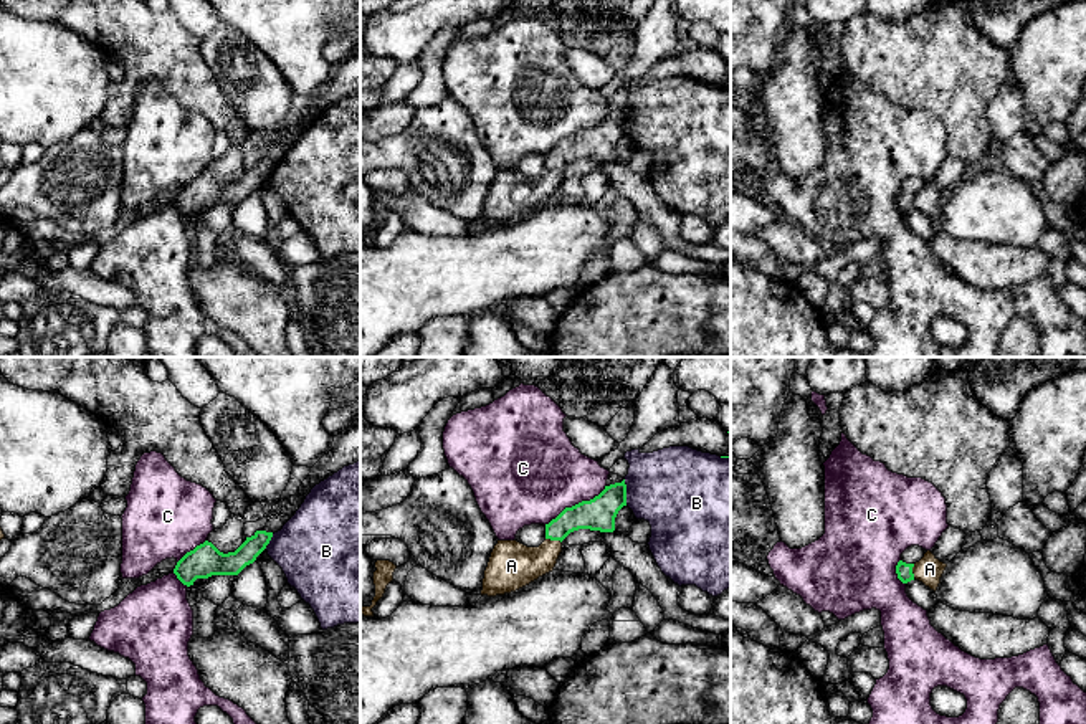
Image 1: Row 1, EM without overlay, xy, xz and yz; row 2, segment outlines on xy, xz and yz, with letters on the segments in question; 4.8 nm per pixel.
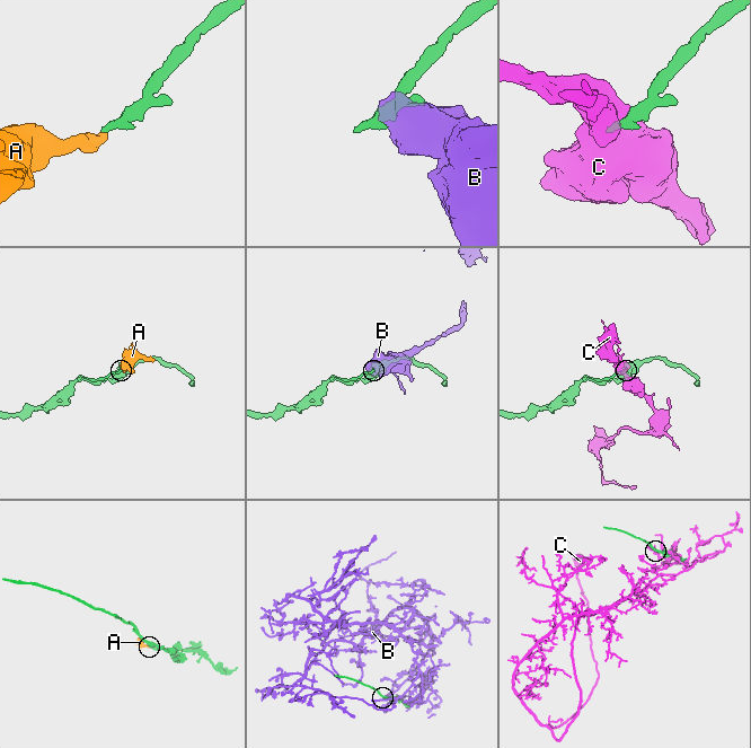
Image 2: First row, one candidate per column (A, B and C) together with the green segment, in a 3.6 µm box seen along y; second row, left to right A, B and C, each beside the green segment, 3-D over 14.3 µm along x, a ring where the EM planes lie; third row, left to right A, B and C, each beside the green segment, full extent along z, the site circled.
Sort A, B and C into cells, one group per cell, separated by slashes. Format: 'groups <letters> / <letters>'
groups A / B / C

